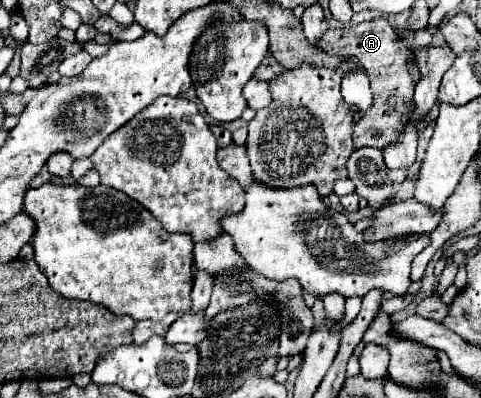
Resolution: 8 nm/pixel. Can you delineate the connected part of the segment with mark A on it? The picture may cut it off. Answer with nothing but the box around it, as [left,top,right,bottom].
[317,17,417,149]

